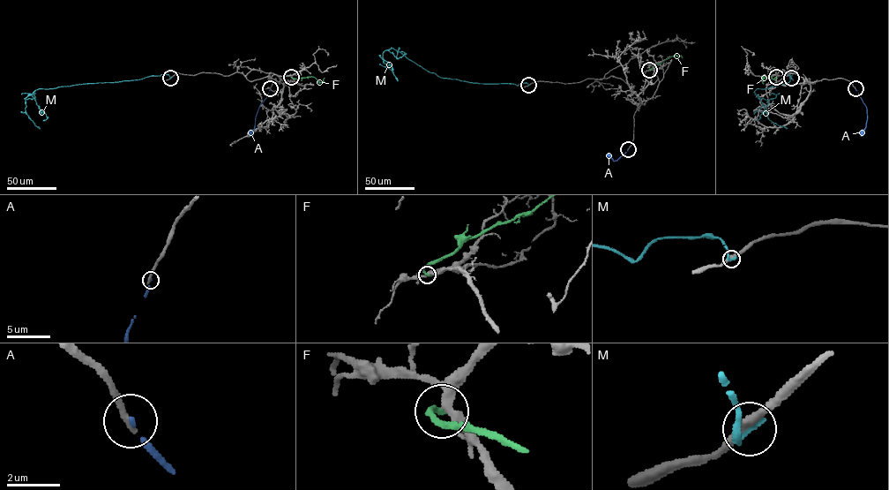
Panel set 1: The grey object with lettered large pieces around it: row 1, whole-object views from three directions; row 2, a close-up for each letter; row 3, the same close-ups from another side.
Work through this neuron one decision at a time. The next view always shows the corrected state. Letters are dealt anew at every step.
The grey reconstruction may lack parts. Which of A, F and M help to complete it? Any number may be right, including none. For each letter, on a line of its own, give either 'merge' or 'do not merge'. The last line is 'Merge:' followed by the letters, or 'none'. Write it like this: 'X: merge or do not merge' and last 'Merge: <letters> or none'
A: do not merge
F: do not merge
M: do not merge
Merge: none

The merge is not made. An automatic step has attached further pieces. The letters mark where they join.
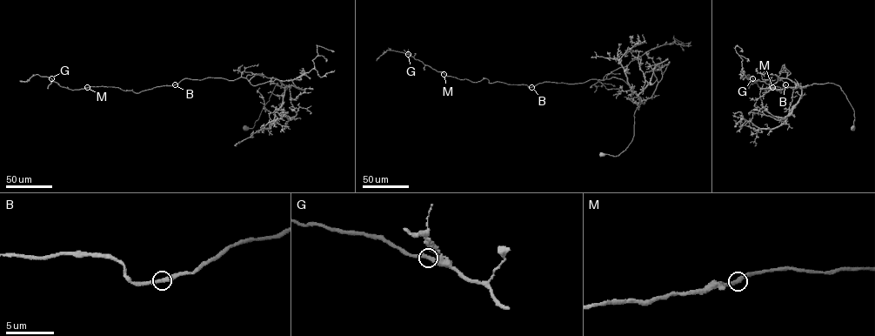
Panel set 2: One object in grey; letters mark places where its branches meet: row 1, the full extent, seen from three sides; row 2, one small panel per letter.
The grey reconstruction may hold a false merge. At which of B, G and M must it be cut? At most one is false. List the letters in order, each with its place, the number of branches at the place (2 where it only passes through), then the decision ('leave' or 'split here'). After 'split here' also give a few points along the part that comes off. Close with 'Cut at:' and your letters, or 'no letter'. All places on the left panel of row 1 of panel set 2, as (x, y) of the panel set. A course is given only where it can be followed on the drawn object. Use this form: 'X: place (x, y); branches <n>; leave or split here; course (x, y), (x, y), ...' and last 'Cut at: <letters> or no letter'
B: place (175, 84); branches 2; leave
G: place (51, 78); branches 2; leave
M: place (87, 87); branches 2; leave
Cut at: no letter

